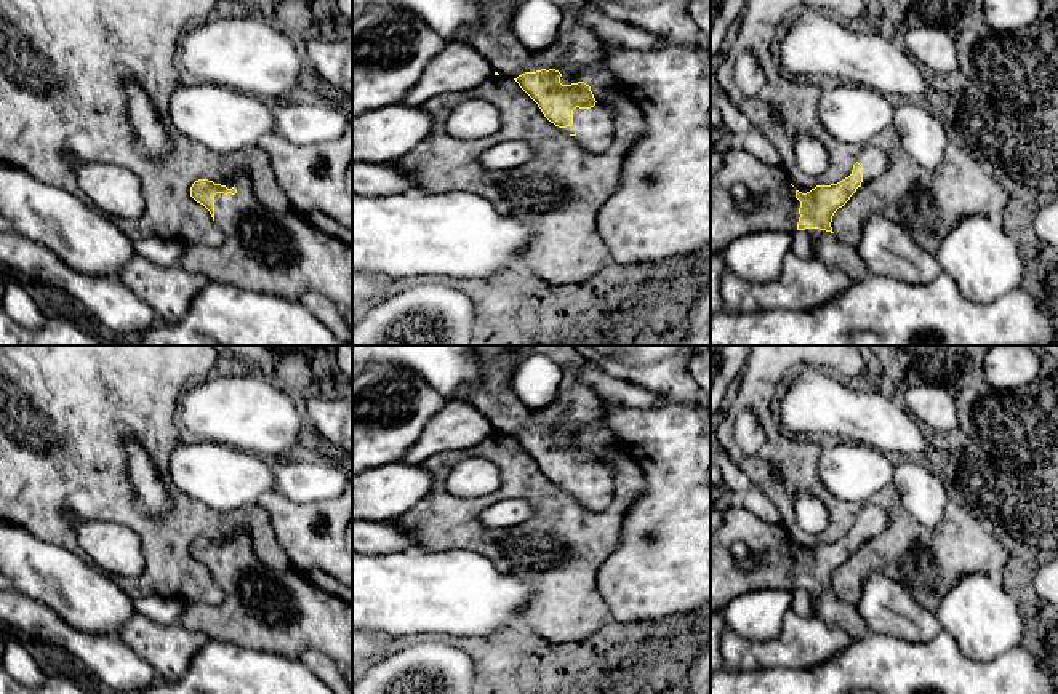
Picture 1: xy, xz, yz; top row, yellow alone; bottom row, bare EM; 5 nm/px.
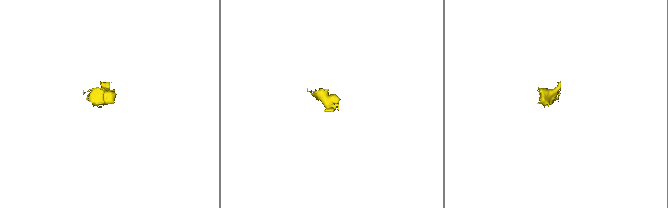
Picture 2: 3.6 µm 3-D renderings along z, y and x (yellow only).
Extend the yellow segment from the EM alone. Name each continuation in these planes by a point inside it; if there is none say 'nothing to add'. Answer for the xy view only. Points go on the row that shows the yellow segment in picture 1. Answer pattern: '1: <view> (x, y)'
1: xy (279, 253)

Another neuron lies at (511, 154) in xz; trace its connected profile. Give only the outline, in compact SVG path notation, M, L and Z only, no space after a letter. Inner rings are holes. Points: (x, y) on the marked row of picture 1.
M506 141L491 146L482 157L480 165L485 170L511 170L530 162L536 149L527 141Z

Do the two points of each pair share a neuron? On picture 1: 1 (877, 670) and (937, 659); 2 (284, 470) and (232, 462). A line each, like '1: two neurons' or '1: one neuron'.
1: one neuron
2: two neurons

